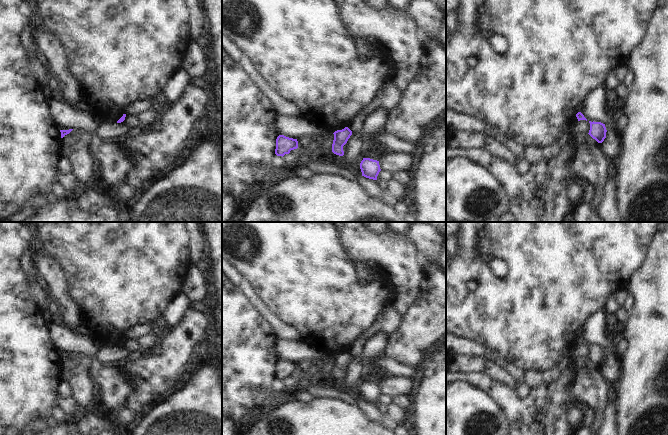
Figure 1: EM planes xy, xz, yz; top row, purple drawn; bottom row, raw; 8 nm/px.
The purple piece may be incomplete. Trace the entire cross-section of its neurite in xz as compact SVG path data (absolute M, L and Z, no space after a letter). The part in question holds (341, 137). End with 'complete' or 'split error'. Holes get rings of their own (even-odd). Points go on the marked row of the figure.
M345 127L342 130L337 130L334 133L334 140L332 144L332 152L336 155L343 156L343 146L347 143L348 139L352 135L352 131Z; complete

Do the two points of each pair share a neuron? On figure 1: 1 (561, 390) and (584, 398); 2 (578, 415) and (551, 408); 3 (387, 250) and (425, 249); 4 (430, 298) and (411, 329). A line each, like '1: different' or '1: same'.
1: different
2: different
3: different
4: same

